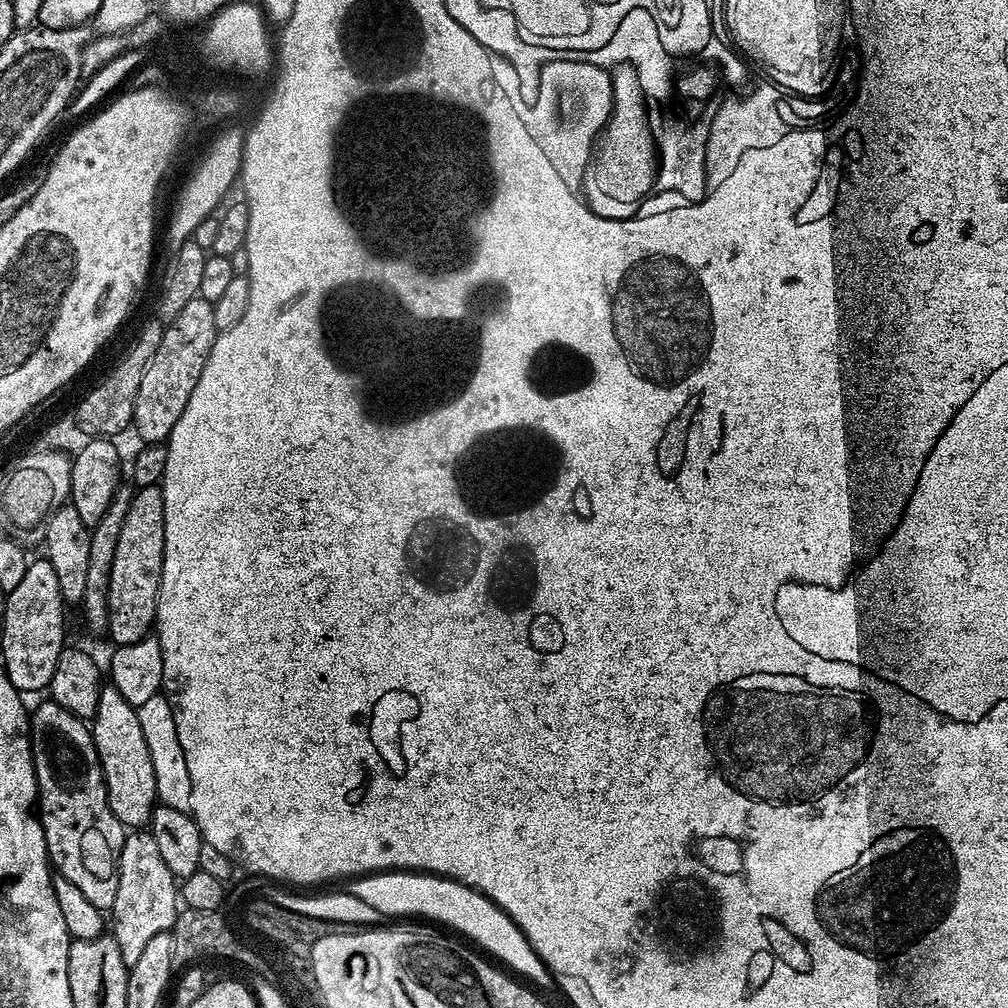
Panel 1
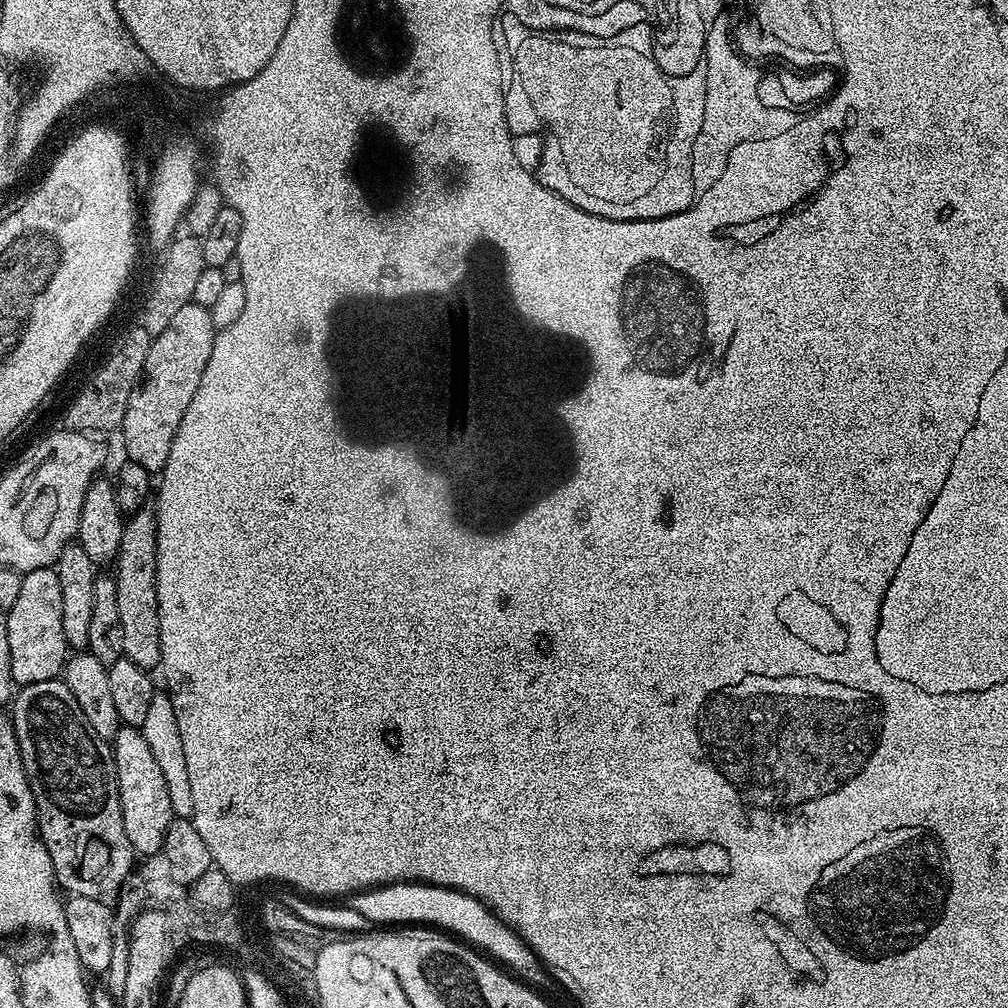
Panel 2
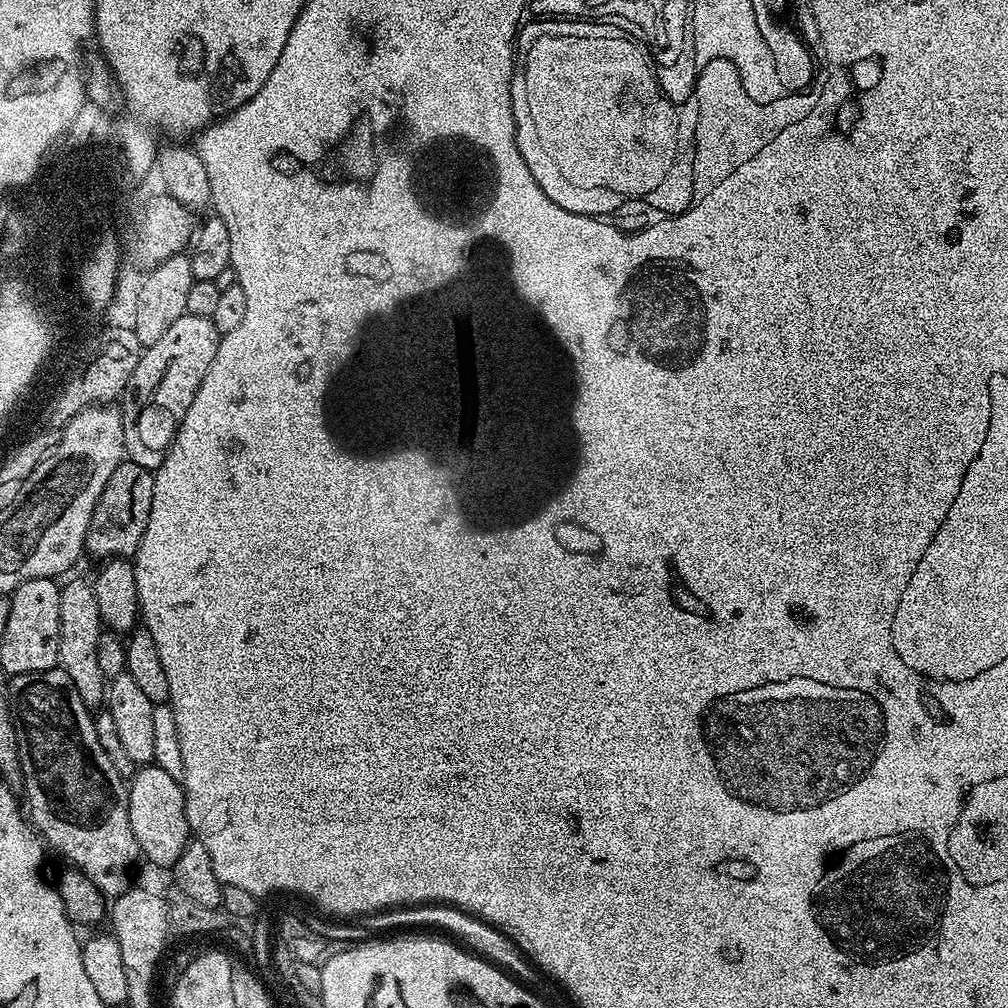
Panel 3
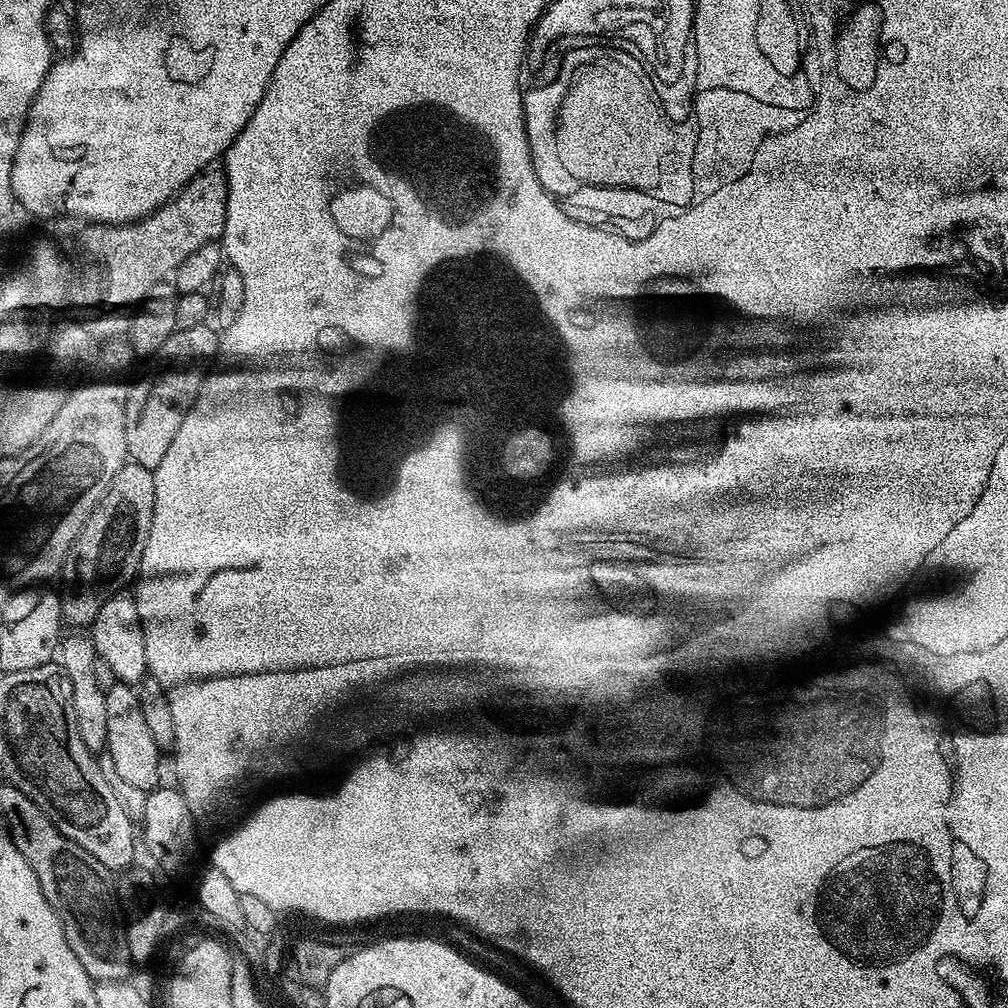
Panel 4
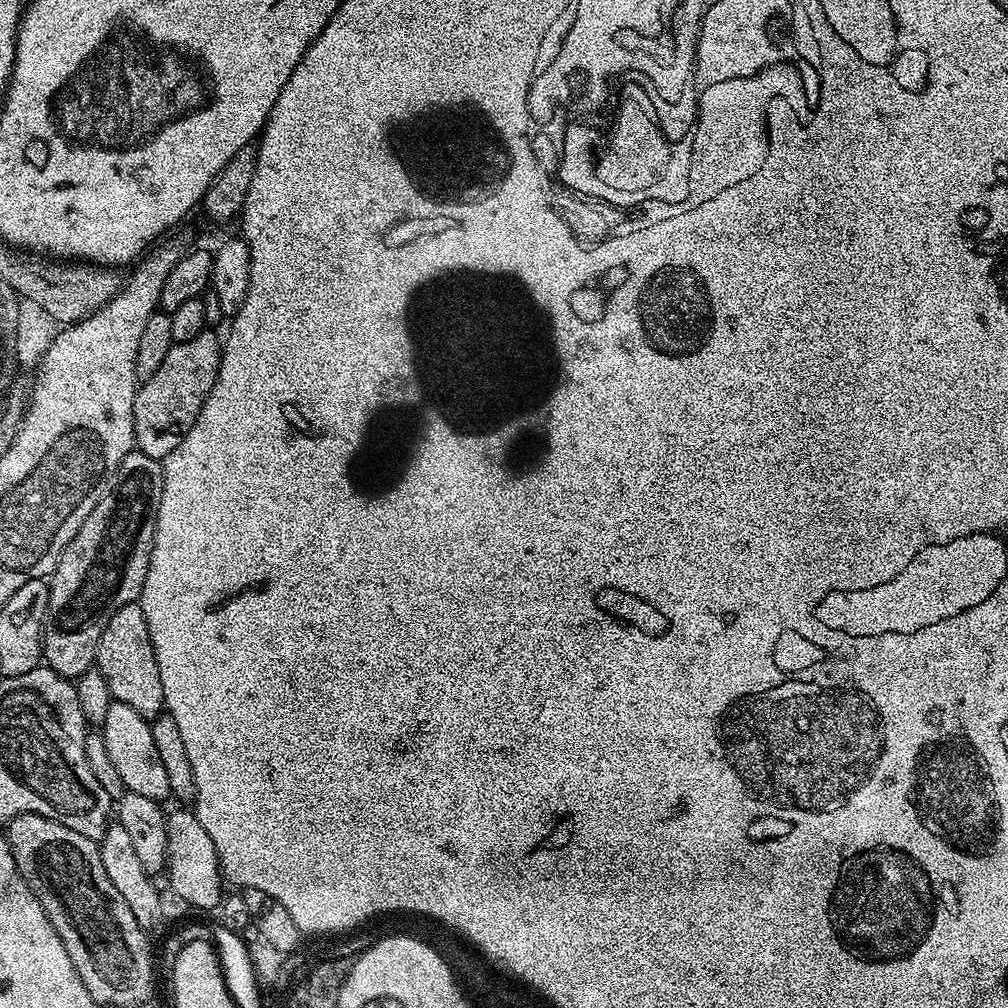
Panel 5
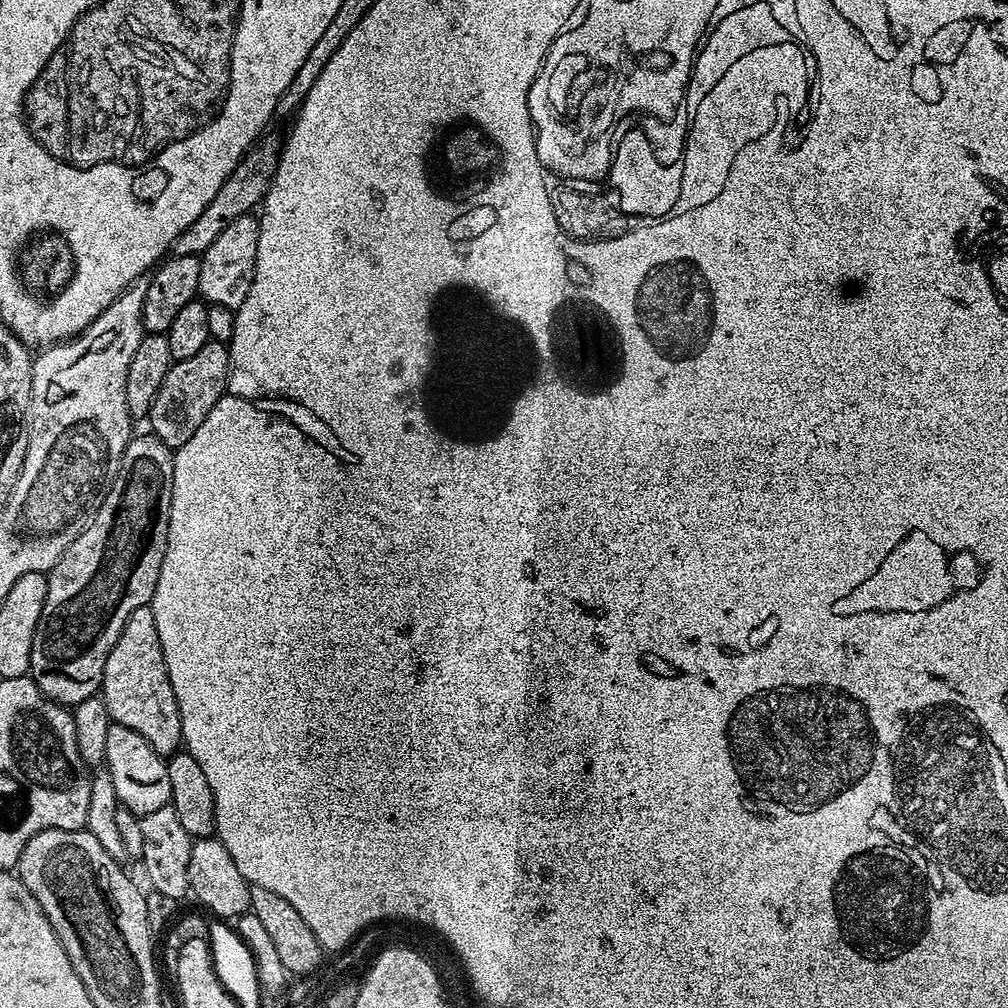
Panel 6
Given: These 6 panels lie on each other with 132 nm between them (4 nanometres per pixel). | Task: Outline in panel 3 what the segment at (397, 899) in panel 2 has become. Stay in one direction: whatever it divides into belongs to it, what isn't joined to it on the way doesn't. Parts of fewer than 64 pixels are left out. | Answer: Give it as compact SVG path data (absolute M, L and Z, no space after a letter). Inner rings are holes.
M417 905L368 913L368 915L361 917L360 924L368 932L373 932L373 930L388 930L398 926L426 926L428 924L438 926L456 936L461 935L467 942L465 942L465 945L475 955L498 965L501 969L508 971L513 977L528 984L531 984L530 982L534 981L536 976L538 977L537 969L523 956L523 953L508 936L502 935L491 924L487 924L449 905Z

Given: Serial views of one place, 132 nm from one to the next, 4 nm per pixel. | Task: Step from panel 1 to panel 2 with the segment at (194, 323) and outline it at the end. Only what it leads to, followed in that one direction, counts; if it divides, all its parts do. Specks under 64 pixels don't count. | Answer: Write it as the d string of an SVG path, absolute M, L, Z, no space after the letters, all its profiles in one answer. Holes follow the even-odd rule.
M191 303L182 306L174 318L158 335L152 337L150 354L146 354L144 371L136 388L130 394L130 402L126 402L126 418L120 423L119 431L124 432L124 448L128 451L127 459L131 463L142 466L149 474L159 474L166 466L166 458L170 458L170 446L178 434L178 426L182 426L182 418L194 402L194 394L198 394L198 382L202 382L202 374L206 374L206 362L210 362L210 350L214 350L216 327L210 318L207 308Z

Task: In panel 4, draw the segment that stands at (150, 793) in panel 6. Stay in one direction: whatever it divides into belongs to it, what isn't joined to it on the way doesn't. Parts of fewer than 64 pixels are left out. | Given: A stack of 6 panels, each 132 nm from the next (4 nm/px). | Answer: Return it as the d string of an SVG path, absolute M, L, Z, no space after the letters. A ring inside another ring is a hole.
M117 682L114 687L106 691L107 729L106 751L114 762L118 774L127 778L131 784L138 786L138 790L149 793L153 788L161 787L160 756L162 749L156 745L146 726L146 718L142 718L140 698L137 689L131 684Z

